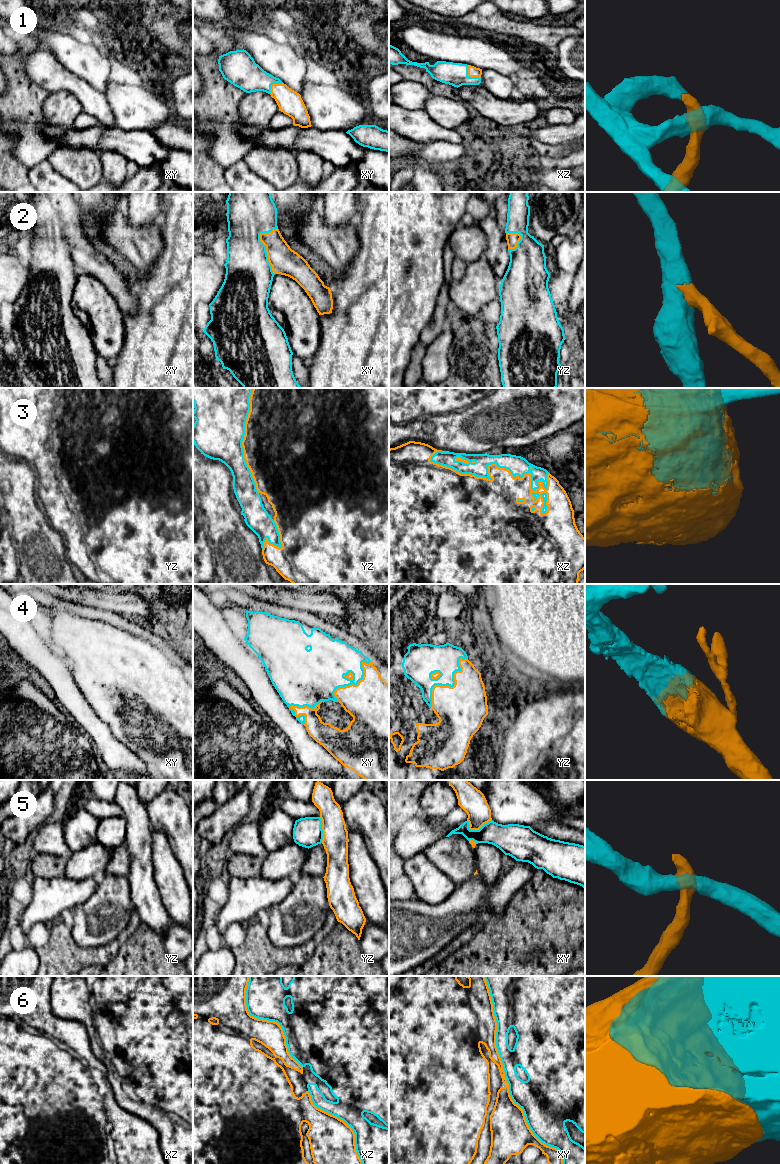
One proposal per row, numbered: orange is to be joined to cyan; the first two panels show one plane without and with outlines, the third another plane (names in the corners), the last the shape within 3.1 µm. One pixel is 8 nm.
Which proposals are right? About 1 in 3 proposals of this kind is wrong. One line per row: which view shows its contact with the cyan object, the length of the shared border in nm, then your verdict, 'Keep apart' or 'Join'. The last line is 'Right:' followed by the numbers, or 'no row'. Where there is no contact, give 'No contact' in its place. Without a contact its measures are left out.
1: Touches cyan in xz. Shared border 160 nm. Join
2: Touches cyan in xy. Shared border 360 nm. Join
3: Touches cyan in xz. Shared border 1050 nm. Join
4: Touches cyan in yz. Shared border 500 nm. Join
5: Touches cyan in xy. Shared border 200 nm. Keep apart
6: Touches cyan in xy. Shared border 1650 nm. Keep apart
Right: 1, 2, 3, 4

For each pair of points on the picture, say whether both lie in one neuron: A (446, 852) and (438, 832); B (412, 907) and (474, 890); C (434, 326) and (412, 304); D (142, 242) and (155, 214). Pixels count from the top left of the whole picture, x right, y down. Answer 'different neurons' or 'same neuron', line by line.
A: different neurons
B: same neuron
C: different neurons
D: different neurons

